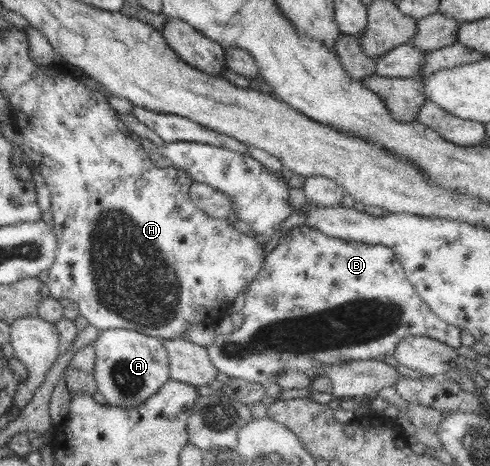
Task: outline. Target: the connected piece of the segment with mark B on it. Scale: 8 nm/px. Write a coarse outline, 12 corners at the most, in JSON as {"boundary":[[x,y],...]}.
{"boundary":[[296,226],[250,282],[209,359],[277,384],[454,350],[384,244]]}

